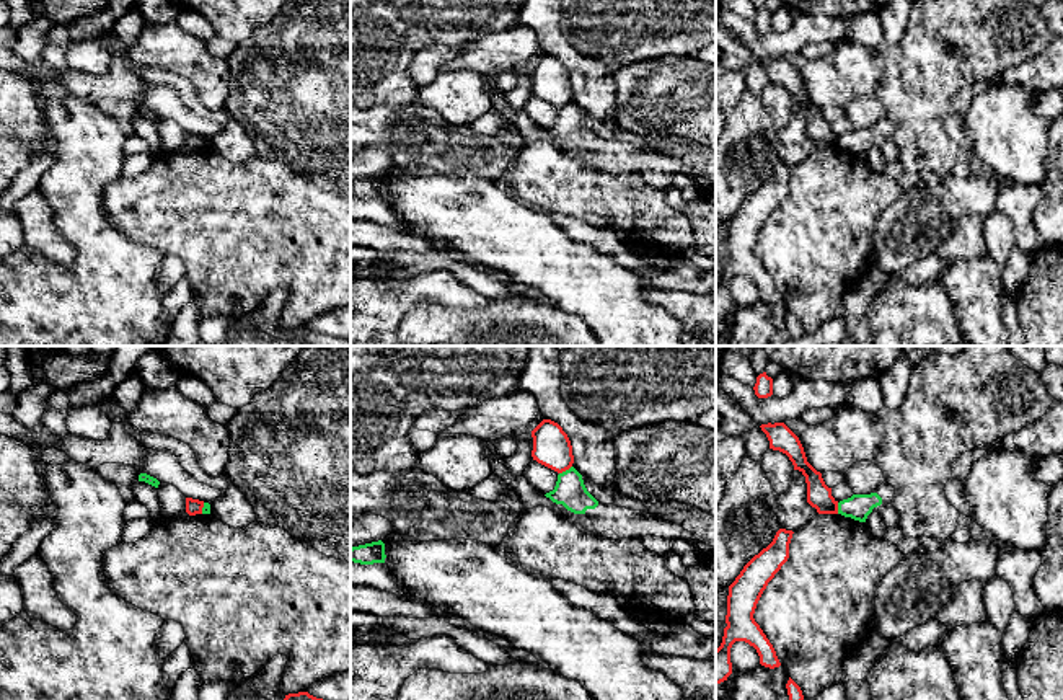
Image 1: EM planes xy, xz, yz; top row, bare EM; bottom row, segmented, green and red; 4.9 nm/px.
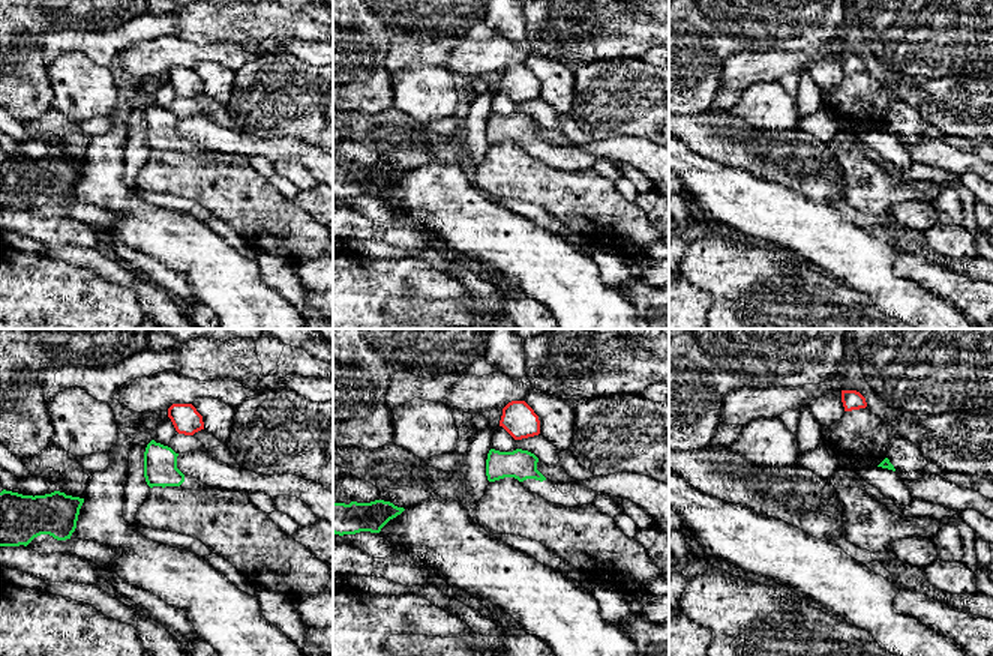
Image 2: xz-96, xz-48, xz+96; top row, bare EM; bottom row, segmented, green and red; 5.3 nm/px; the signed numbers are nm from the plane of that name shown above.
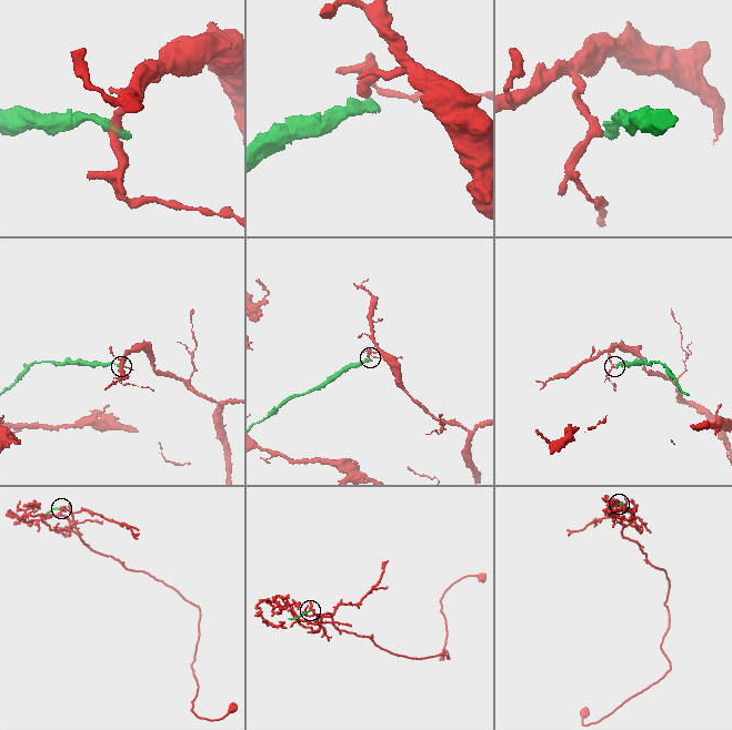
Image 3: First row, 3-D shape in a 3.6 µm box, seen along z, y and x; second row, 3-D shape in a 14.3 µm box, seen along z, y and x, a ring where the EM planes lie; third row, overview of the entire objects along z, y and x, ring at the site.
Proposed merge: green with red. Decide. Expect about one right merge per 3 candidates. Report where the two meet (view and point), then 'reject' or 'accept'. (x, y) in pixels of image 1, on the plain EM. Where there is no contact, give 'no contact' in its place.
xz (566, 105) | reject

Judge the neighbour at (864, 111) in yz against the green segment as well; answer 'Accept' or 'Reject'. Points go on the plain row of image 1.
Reject

